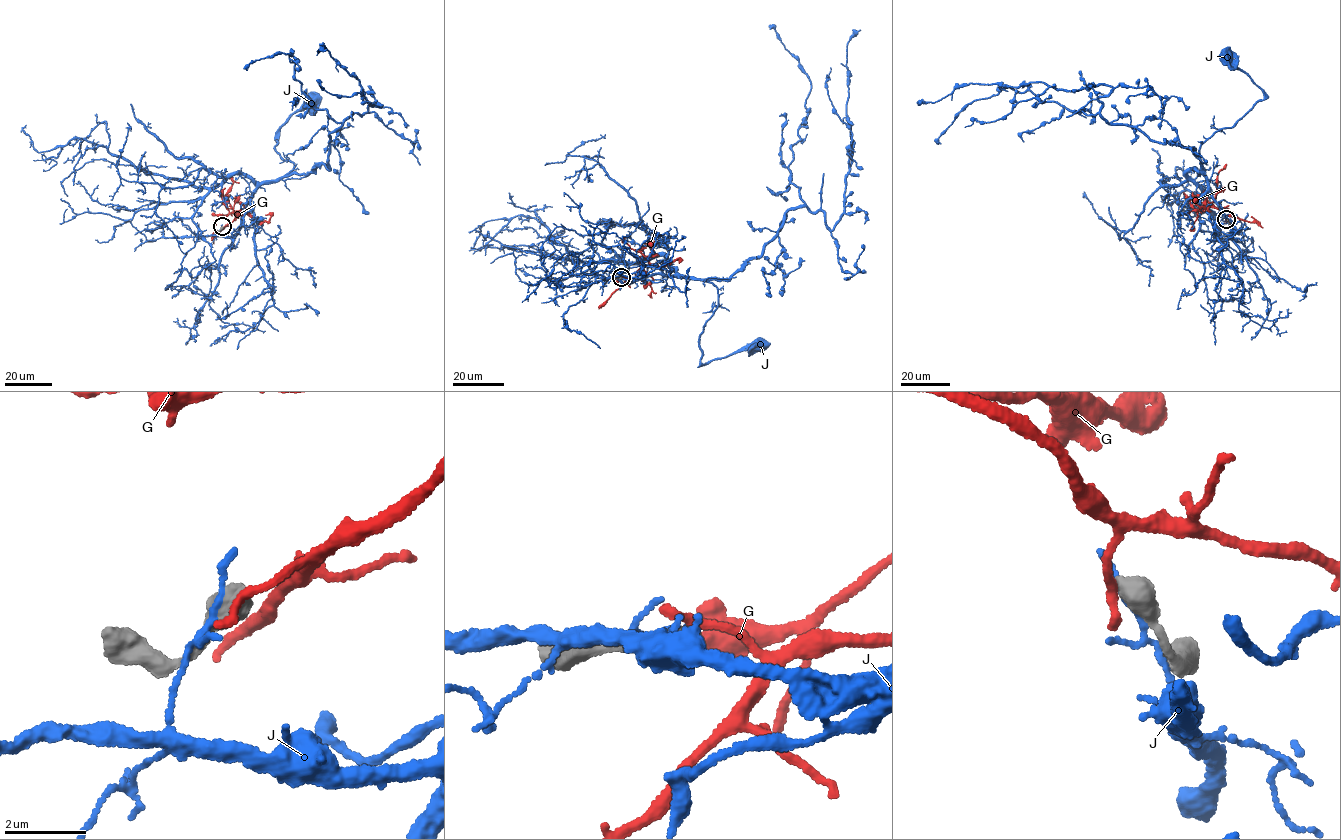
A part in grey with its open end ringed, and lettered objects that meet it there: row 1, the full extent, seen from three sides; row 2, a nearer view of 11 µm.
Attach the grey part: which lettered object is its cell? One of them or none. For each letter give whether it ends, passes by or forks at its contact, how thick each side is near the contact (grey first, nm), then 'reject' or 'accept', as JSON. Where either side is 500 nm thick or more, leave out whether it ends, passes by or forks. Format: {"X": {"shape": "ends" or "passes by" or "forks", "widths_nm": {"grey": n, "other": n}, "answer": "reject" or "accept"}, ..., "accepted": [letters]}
{"G": {"widths_nm": {"grey": 600, "other": 240}, "answer": "reject"}, "J": {"widths_nm": {"grey": 650, "other": 100}, "answer": "reject"}, "accepted": []}

